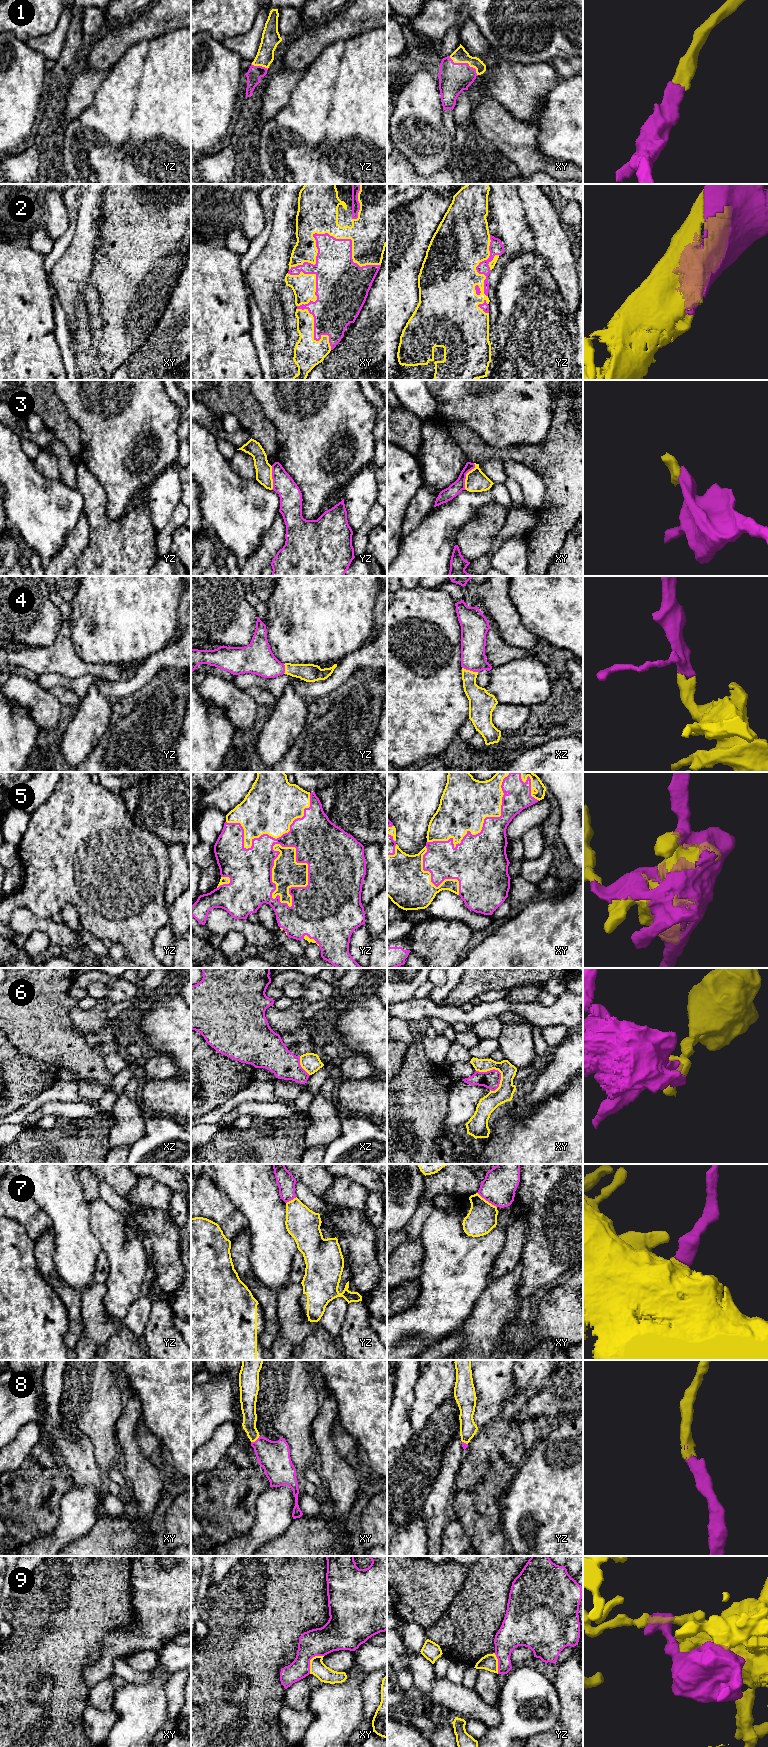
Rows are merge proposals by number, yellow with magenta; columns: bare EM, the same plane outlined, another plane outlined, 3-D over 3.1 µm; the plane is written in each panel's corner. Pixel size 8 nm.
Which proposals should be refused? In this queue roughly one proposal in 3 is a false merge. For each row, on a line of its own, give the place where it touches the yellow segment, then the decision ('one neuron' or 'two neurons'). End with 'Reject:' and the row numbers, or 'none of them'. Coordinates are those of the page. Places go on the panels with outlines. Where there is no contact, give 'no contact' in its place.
1: xy (465, 62) | one neuron
2: xy (329, 234) | one neuron
3: xy (466, 476) | two neurons
4: xz (469, 670) | one neuron
5: yz (272, 880) | one neuron
6: xy (495, 1069) | two neurons
7: xy (487, 1201) | two neurons
8: xy (255, 1440) | one neuron
9: xy (310, 1660) | two neurons
Reject: 3, 6, 7, 9

